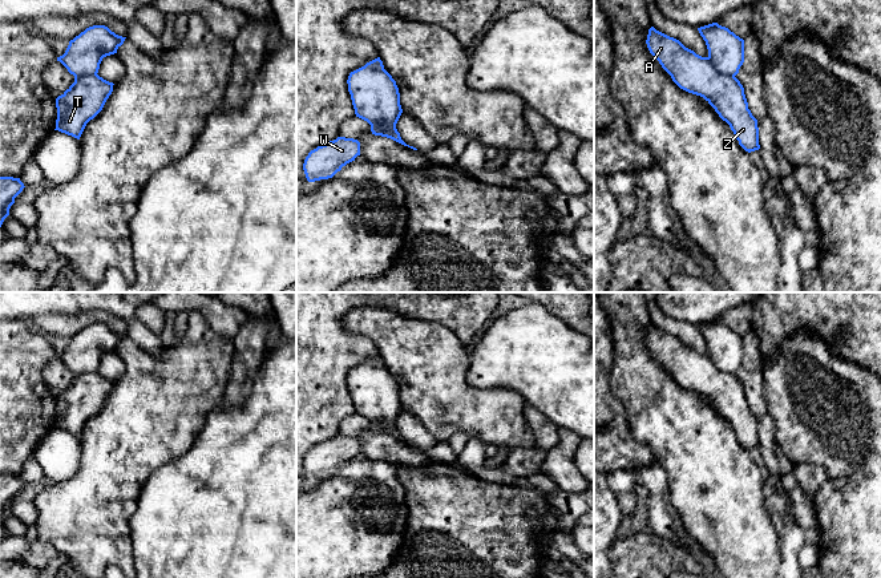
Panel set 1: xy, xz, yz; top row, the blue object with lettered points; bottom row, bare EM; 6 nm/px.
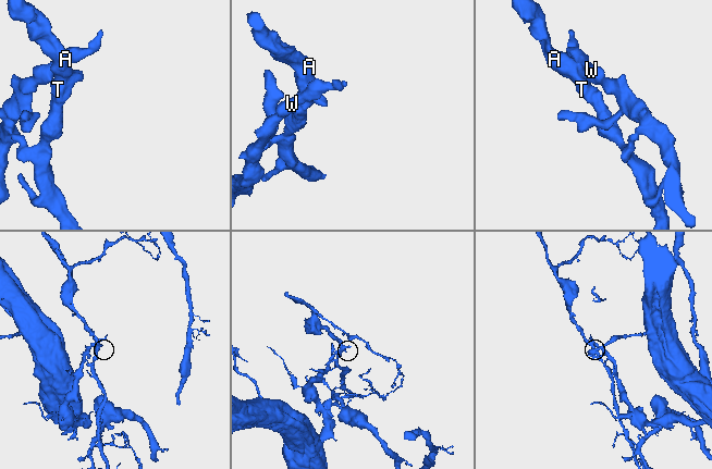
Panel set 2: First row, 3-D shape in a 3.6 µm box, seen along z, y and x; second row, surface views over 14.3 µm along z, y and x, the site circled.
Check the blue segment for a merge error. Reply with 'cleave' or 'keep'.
cleave

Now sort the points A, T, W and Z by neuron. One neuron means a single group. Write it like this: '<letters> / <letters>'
A T Z / W

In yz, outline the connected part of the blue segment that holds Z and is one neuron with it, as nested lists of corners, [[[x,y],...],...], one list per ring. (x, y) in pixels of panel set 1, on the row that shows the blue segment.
[[[654,27],[648,29],[646,44],[650,53],[680,89],[703,97],[715,109],[719,117],[730,125],[739,145],[745,151],[760,149],[757,120],[748,109],[744,88],[736,77],[722,74],[710,57],[696,54],[679,40],[656,31]]]

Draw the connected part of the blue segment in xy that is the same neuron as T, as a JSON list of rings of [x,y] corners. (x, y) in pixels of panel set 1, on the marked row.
[[[98,74],[74,77],[74,82],[56,98],[56,129],[80,140],[86,124],[104,108],[113,82]]]

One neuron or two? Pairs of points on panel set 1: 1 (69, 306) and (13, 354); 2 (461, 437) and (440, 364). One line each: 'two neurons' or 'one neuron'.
1: two neurons
2: two neurons

